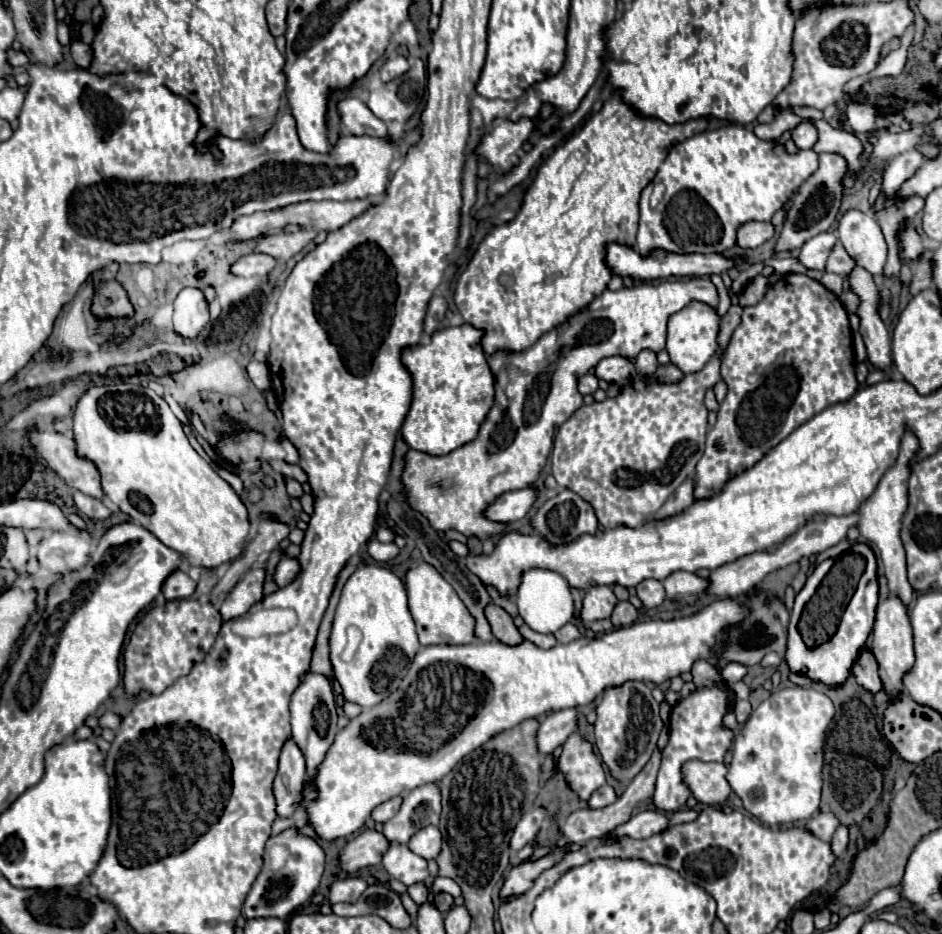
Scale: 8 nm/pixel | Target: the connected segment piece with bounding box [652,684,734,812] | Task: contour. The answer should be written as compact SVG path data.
M726 684L714 688L694 690L690 696L682 698L674 710L670 712L670 738L666 748L662 750L662 766L658 772L658 782L654 790L654 806L662 812L676 812L686 806L690 790L682 780L682 764L688 760L702 760L702 762L722 762L724 754L728 752L734 732L722 726L722 716L732 706L732 696Z

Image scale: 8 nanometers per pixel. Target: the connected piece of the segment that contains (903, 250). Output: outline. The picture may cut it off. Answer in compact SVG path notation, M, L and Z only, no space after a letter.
M902 218L900 226L896 230L896 238L898 238L900 260L904 260L908 264L918 260L926 252L926 246L922 244L922 236L916 232L916 228L912 226L912 222L908 218Z

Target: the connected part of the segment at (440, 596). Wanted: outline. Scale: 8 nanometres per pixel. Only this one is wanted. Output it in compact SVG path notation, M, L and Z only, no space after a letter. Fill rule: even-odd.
M418 564L406 576L406 590L408 590L408 606L412 618L416 622L416 632L420 644L470 644L474 642L474 616L462 604L454 588L440 576L440 572L430 564Z

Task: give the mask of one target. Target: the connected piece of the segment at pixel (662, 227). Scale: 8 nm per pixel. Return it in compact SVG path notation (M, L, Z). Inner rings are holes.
M728 124L716 130L700 132L680 144L676 144L666 160L660 164L654 182L662 182L666 186L666 192L660 200L660 204L652 210L648 204L650 194L642 194L646 202L640 202L640 210L644 210L650 216L652 222L640 222L638 228L638 254L650 256L654 250L674 252L674 254L722 254L724 250L732 248L736 244L736 230L750 220L768 222L776 210L784 208L786 202L792 198L792 194L798 190L798 186L814 174L818 168L818 154L814 150L800 150L798 154L788 154L782 144L778 142L764 142L756 138L756 134L740 124Z

